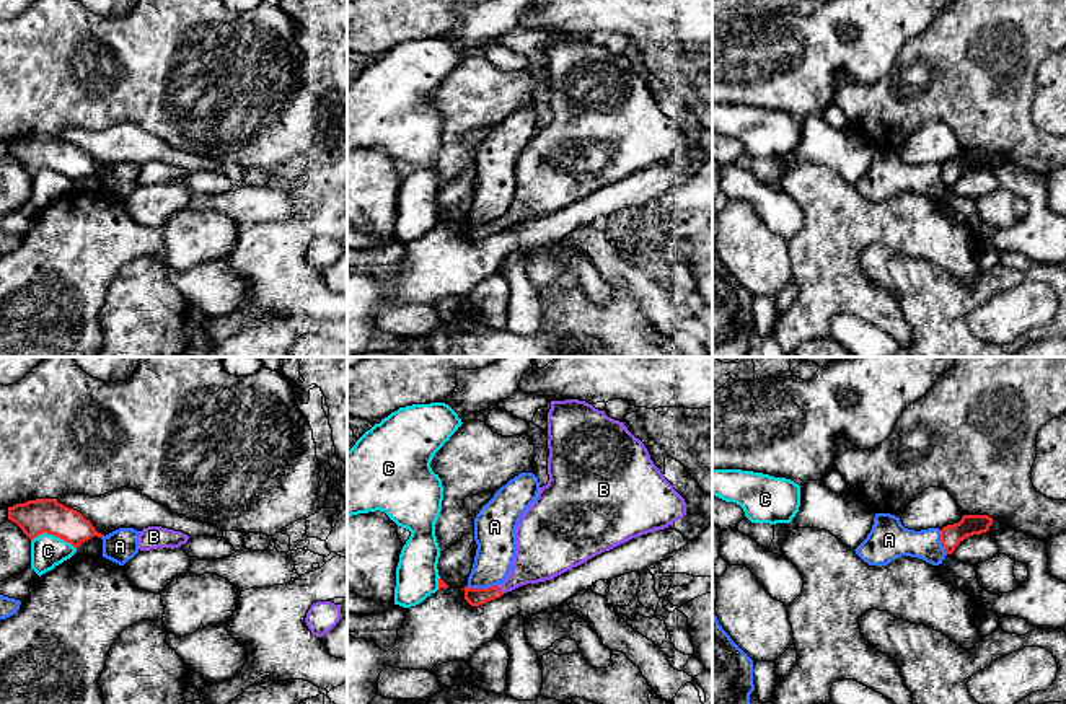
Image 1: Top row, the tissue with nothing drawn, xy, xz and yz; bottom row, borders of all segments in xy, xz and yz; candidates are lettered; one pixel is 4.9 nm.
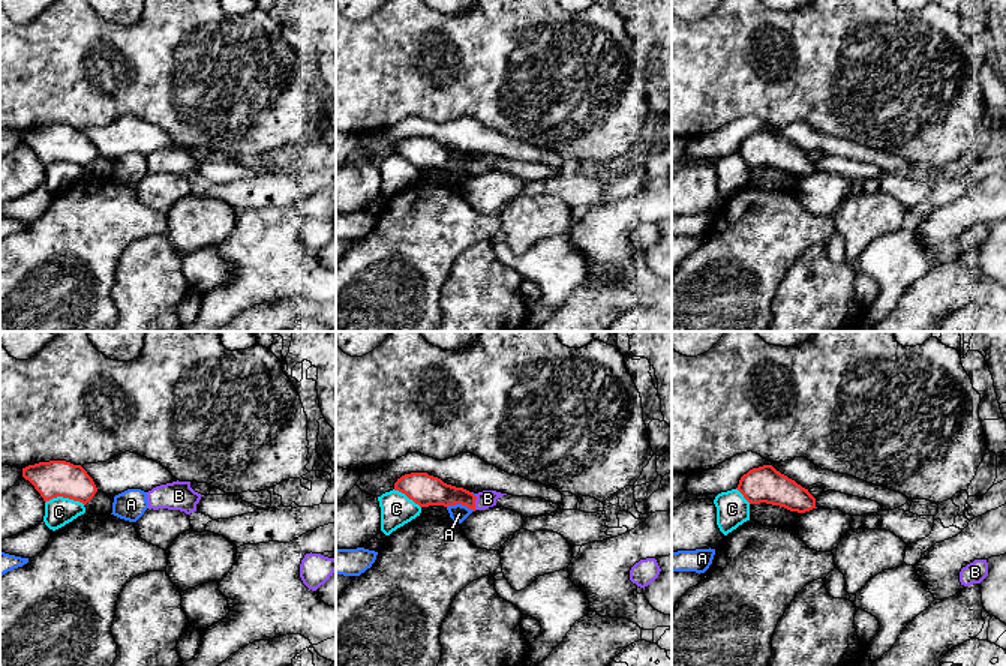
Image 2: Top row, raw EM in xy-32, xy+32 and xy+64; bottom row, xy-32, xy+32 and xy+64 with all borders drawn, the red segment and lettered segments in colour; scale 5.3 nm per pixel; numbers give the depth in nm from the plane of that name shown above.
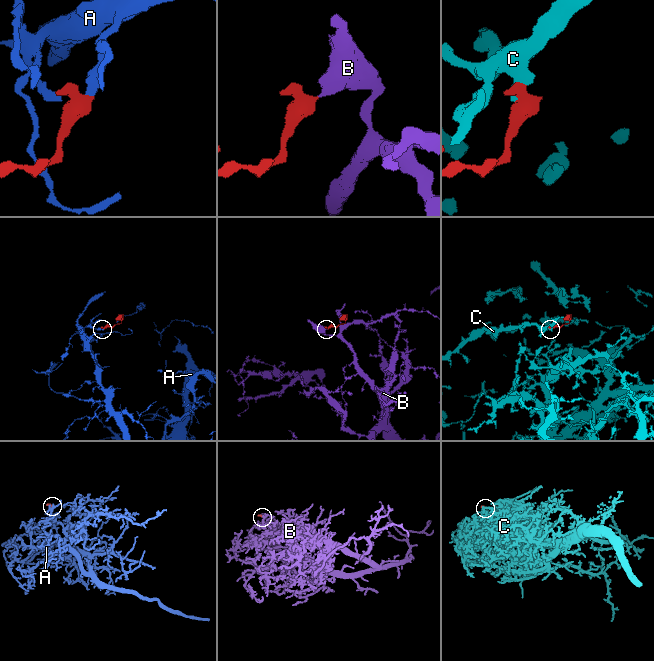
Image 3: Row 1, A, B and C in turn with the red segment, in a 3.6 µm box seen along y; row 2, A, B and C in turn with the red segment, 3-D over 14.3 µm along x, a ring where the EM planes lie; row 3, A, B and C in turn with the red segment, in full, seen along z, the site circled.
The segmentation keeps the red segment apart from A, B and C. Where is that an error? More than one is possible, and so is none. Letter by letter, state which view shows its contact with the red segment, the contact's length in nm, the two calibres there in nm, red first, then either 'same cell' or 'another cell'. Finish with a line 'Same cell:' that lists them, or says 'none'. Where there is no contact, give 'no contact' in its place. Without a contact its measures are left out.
A: xz | 150 nm | 90/190 nm | another cell
B: xz | 60 nm | 90/220 nm | same cell
C: xy | 220 nm | 180/160 nm | another cell
Same cell: B

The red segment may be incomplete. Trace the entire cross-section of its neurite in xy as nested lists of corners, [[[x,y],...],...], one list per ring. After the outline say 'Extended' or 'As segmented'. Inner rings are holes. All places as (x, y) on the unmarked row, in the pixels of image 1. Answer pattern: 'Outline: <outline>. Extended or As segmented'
Outline: [[[36,134],[8,142],[8,155],[31,176],[47,168],[78,183],[93,171],[104,171],[80,147],[59,139],[57,134]]]. As segmented

